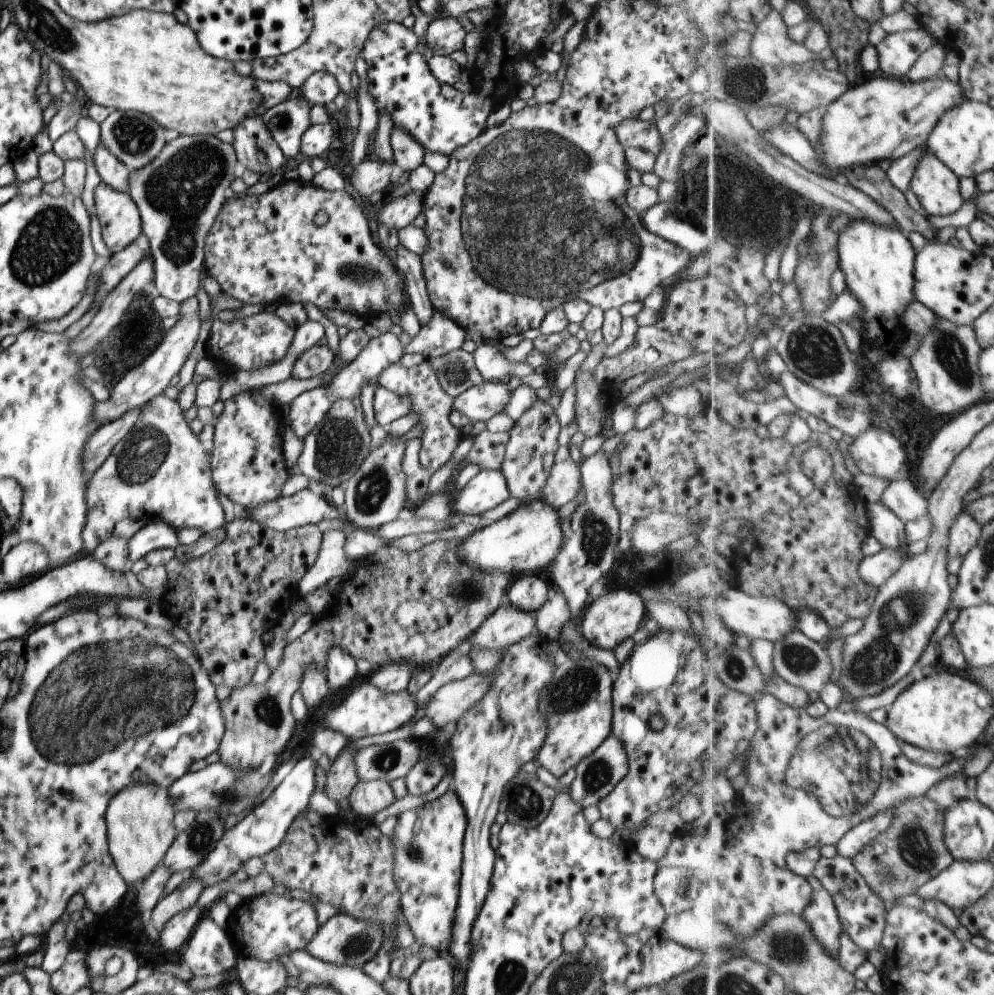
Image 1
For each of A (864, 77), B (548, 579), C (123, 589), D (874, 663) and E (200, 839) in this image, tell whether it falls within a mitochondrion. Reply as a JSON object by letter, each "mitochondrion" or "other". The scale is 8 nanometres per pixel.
{"A":"other","B":"other","C":"other","D":"mitochondrion","E":"mitochondrion"}

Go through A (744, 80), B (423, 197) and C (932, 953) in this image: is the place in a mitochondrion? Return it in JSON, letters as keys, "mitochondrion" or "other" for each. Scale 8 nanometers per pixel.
{"A":"mitochondrion","B":"other","C":"other"}

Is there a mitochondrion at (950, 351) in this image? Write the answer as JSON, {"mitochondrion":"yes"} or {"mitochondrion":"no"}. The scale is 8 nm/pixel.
{"mitochondrion":"yes"}

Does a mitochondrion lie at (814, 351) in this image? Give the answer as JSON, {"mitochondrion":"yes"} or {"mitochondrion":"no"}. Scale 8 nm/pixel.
{"mitochondrion":"yes"}

